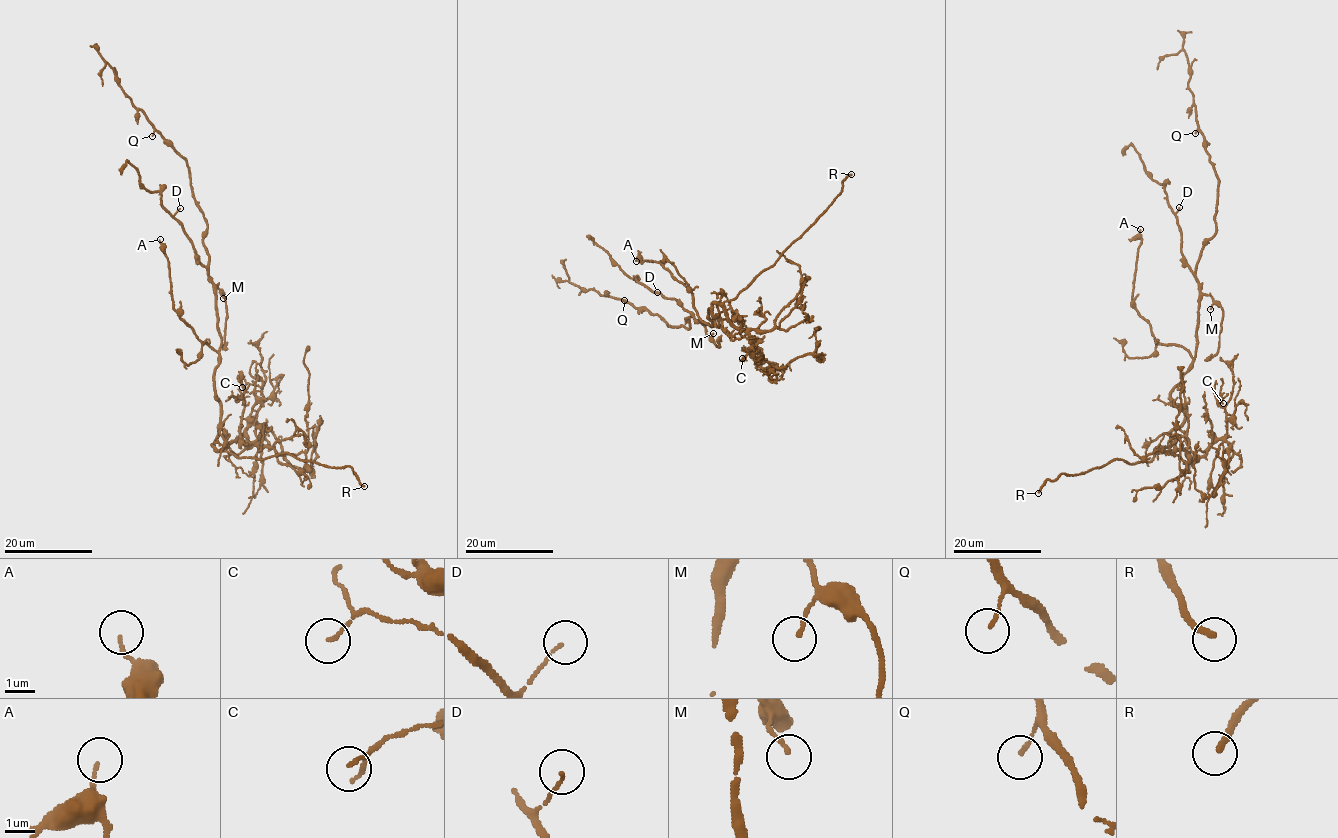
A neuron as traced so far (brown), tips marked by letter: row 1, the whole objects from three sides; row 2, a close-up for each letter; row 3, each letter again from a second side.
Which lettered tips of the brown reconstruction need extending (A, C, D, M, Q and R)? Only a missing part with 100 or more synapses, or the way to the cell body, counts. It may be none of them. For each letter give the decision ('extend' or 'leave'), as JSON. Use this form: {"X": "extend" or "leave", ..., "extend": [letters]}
{"A": "leave", "C": "leave", "D": "leave", "M": "leave", "Q": "leave", "R": "extend", "extend": ["R"]}

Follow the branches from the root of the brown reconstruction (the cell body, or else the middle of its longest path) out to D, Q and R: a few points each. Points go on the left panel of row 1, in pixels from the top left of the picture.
D: (218, 333), (215, 284), (208, 270), (199, 261), (192, 240), (174, 216), (180, 208)
Q: (218, 333), (216, 290), (208, 275), (203, 244), (206, 219), (194, 198), (186, 160), (155, 130), (152, 136)
R: (218, 333), (214, 374), (221, 423), (214, 447), (238, 458), (284, 453), (349, 466), (364, 486)

